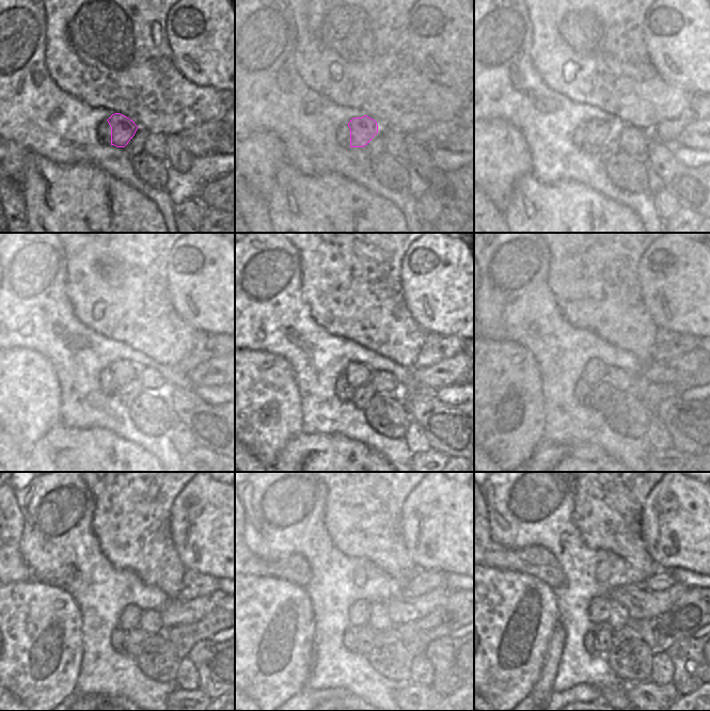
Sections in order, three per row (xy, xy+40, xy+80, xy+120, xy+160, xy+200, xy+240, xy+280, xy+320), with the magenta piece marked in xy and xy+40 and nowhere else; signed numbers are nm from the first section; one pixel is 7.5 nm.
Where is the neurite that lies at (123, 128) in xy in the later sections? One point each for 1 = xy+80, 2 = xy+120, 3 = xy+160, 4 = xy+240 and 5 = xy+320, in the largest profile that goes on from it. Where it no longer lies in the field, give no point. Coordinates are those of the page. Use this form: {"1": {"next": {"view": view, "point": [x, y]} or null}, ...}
{"1": {"next": {"view": "xy+80", "point": [598, 130]}}, "2": {"next": {"view": "xy+120", "point": [122, 372]}}, "3": {"next": {"view": "xy+160", "point": [362, 375]}}, "4": {"next": {"view": "xy+240", "point": [129, 616]}}, "5": {"next": {"view": "xy+320", "point": [598, 610]}}}

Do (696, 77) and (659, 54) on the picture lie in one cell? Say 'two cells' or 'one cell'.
one cell

